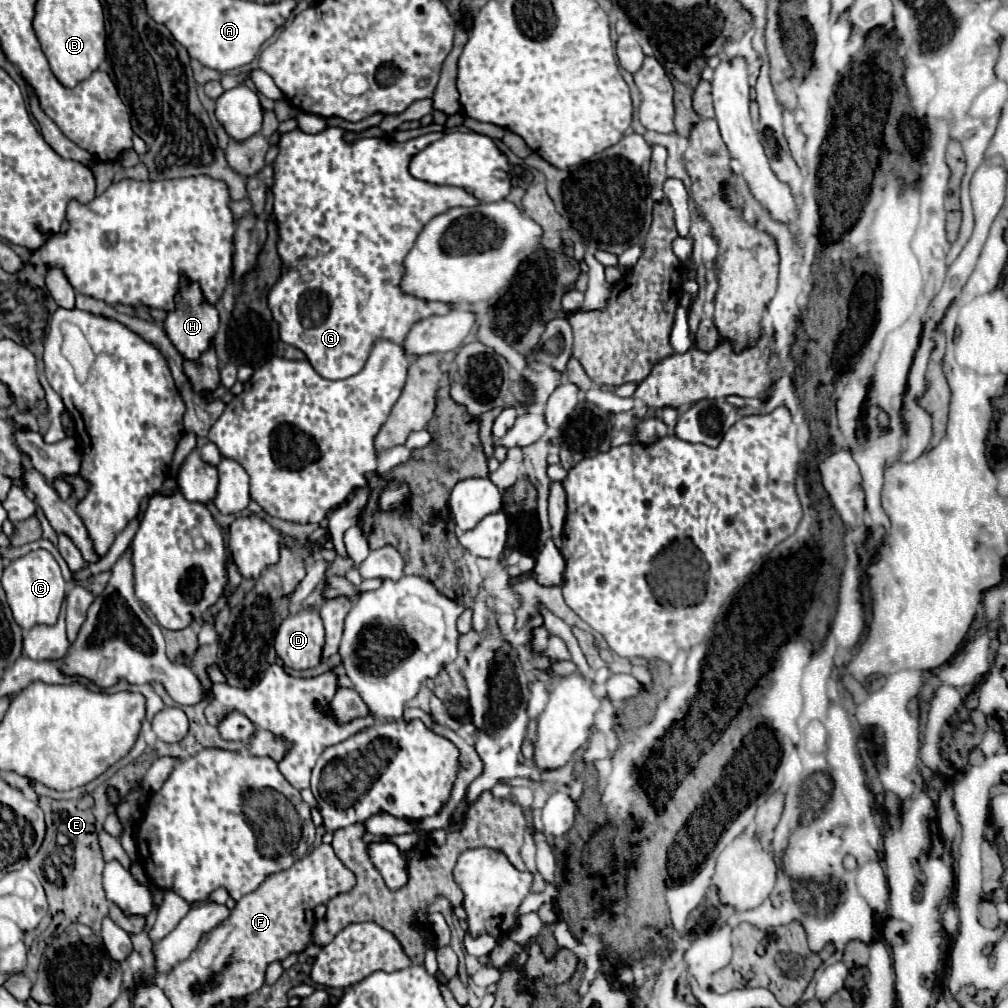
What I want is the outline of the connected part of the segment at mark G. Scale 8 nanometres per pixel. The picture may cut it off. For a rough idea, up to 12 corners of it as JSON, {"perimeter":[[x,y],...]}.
{"perimeter":[[281,134],[279,338],[343,380],[449,304],[401,292],[439,140]]}

